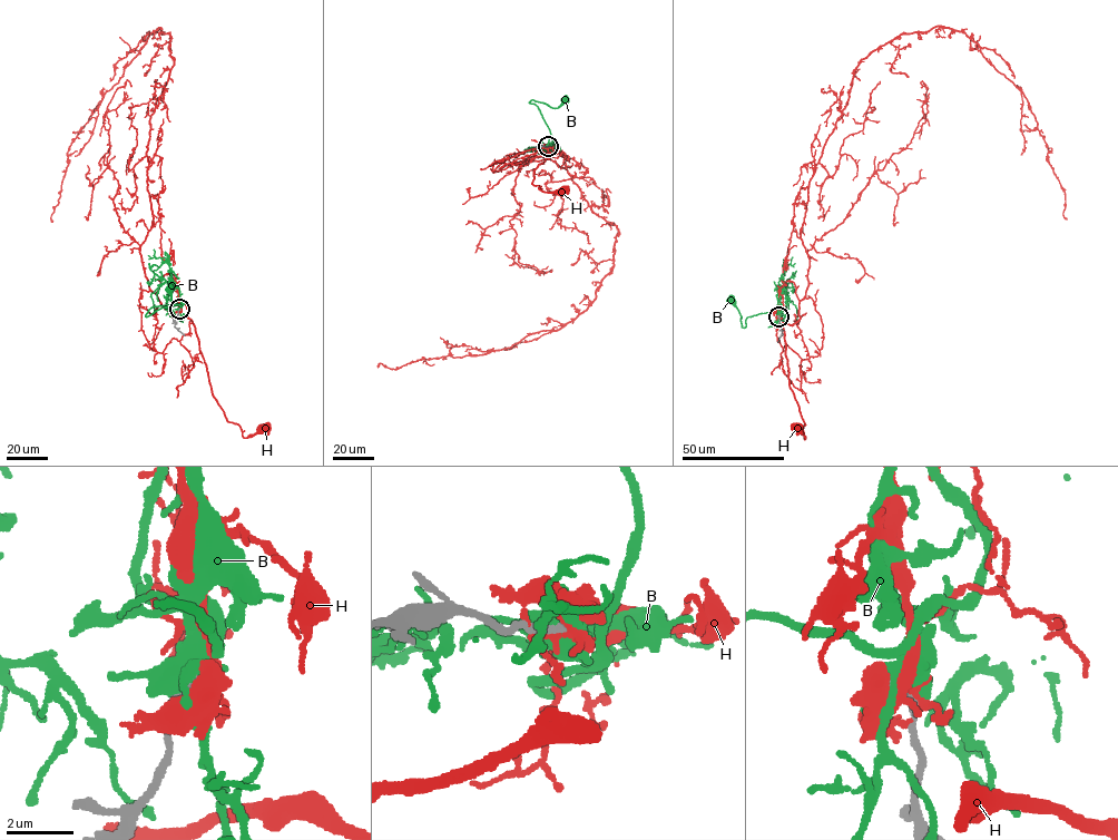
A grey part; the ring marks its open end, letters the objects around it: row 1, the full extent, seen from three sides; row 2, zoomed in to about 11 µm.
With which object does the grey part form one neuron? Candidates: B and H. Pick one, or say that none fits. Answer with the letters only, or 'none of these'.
B

